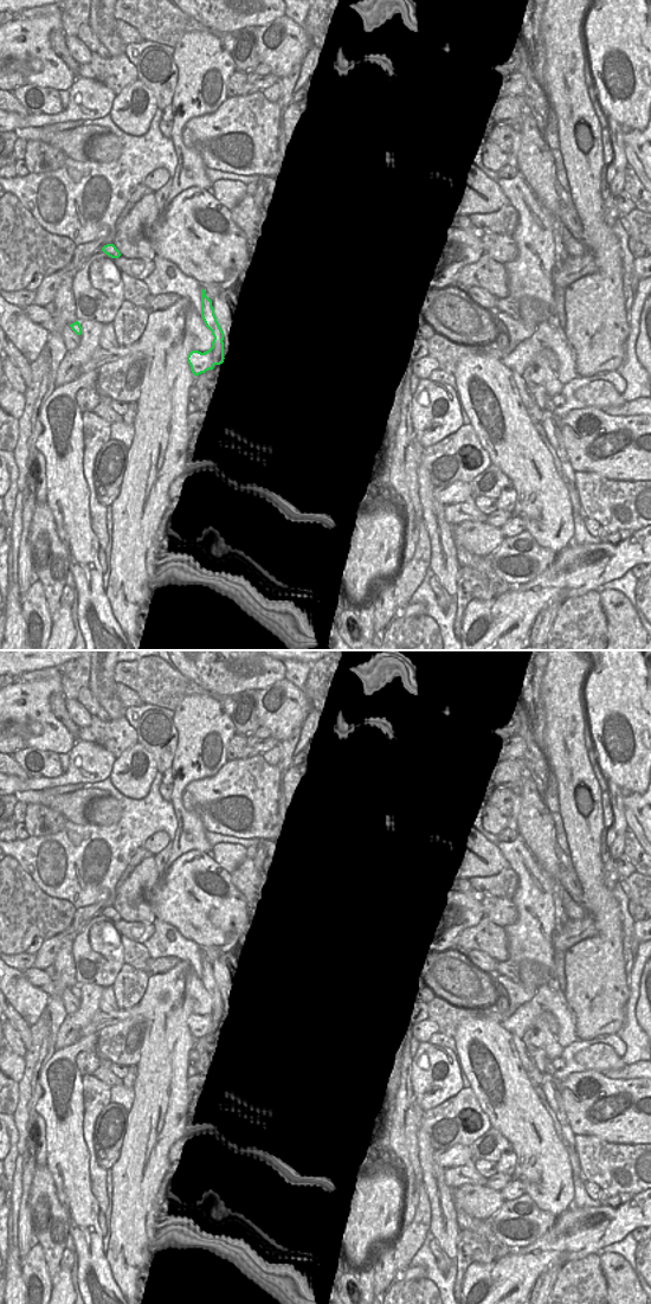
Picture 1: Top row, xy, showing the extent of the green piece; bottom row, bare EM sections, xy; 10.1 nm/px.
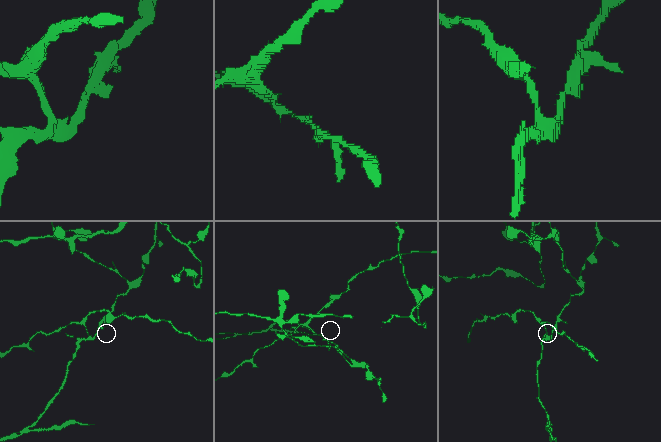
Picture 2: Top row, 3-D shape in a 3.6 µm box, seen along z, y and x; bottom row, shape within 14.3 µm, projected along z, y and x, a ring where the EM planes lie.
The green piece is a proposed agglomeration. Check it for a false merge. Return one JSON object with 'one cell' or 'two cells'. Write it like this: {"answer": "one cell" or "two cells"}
{"answer": "two cells"}

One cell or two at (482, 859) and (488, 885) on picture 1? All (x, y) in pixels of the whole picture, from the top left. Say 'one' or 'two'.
two

